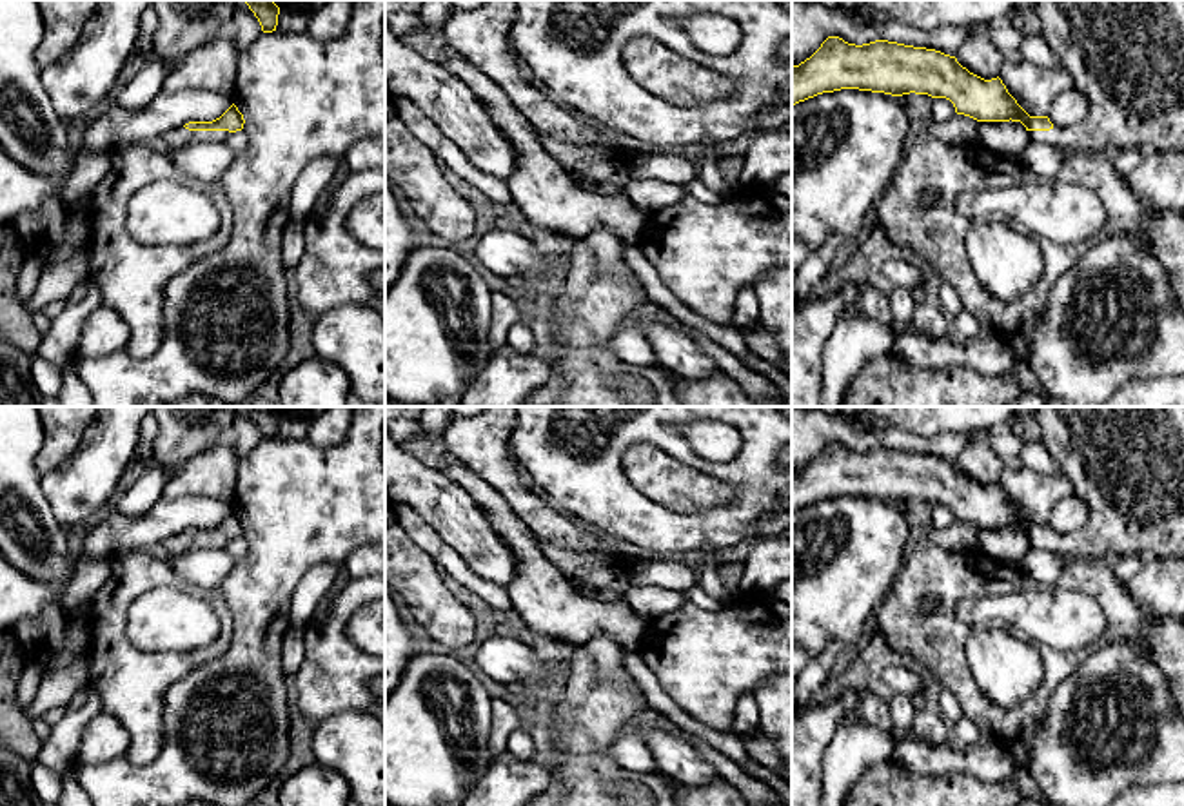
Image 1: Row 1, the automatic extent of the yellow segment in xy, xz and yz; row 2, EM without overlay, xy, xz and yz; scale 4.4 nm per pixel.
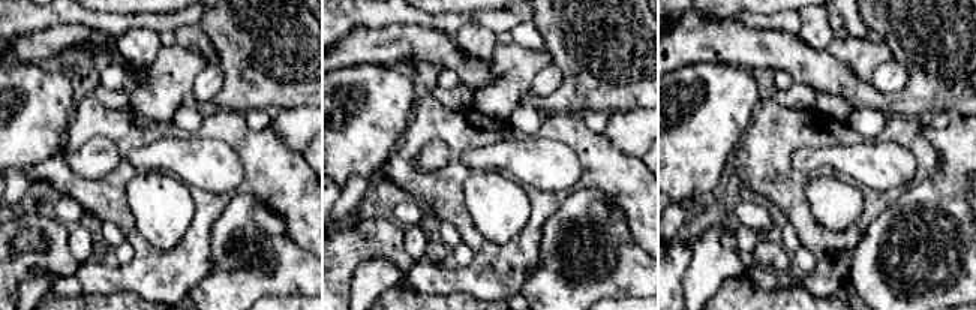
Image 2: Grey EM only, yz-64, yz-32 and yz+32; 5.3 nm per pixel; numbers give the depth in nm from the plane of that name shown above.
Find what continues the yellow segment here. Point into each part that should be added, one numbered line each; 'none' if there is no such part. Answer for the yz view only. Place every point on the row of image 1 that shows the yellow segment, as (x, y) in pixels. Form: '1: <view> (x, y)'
1: yz (1126, 57)

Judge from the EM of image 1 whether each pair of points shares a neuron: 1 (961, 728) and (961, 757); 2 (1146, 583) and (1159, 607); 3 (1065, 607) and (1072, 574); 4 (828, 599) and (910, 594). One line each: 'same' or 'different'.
1: different
2: same
3: different
4: different

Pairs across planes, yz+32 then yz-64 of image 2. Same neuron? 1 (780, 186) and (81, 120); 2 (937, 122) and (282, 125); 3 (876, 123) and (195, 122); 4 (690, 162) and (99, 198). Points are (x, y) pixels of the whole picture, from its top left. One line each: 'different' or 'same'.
1: same
2: different
3: same
4: different

